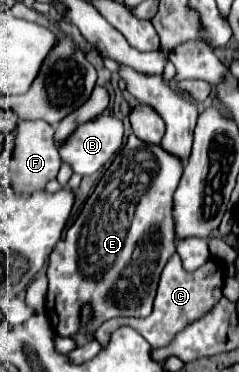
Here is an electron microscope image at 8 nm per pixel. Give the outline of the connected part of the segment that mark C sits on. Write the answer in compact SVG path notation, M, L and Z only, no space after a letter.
M175 253L163 273L161 273L161 279L159 279L159 287L157 287L157 297L155 297L155 305L153 305L153 313L145 319L131 319L131 317L117 317L117 319L109 319L105 321L97 333L95 333L95 339L97 343L101 345L101 349L107 347L109 343L109 337L115 329L123 327L123 325L129 325L133 329L137 329L151 345L151 349L159 349L159 347L165 347L169 345L169 341L183 329L187 327L189 323L193 323L195 319L199 319L201 315L205 315L223 295L223 265L219 261L207 261L203 267L199 267L197 271L193 273L187 273L185 269L181 269L181 263L179 263L179 255Z

